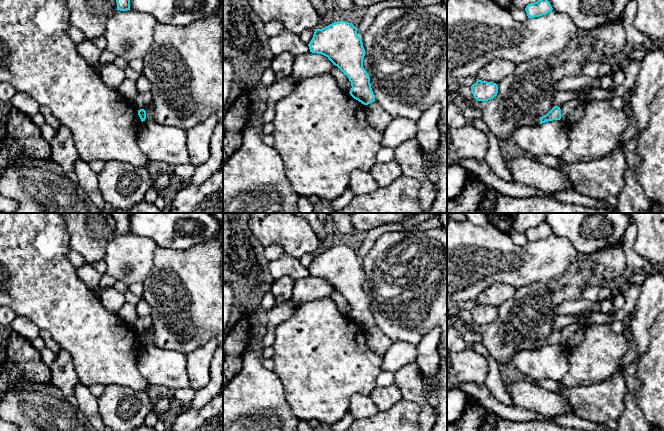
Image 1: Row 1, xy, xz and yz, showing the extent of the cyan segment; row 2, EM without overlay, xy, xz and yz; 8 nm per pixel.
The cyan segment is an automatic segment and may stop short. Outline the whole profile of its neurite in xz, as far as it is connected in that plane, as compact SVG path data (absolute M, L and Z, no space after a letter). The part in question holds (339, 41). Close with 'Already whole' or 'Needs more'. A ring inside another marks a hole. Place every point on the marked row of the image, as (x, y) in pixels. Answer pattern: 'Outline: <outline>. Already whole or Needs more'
Outline: M337 21L315 29L308 44L310 52L326 56L351 82L350 95L364 105L375 101L370 77L363 67L365 49L357 28L349 22Z. Already whole

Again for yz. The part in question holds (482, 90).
Outline: M477 79L471 86L471 92L477 101L488 101L493 99L498 93L498 85Z. Already whole

